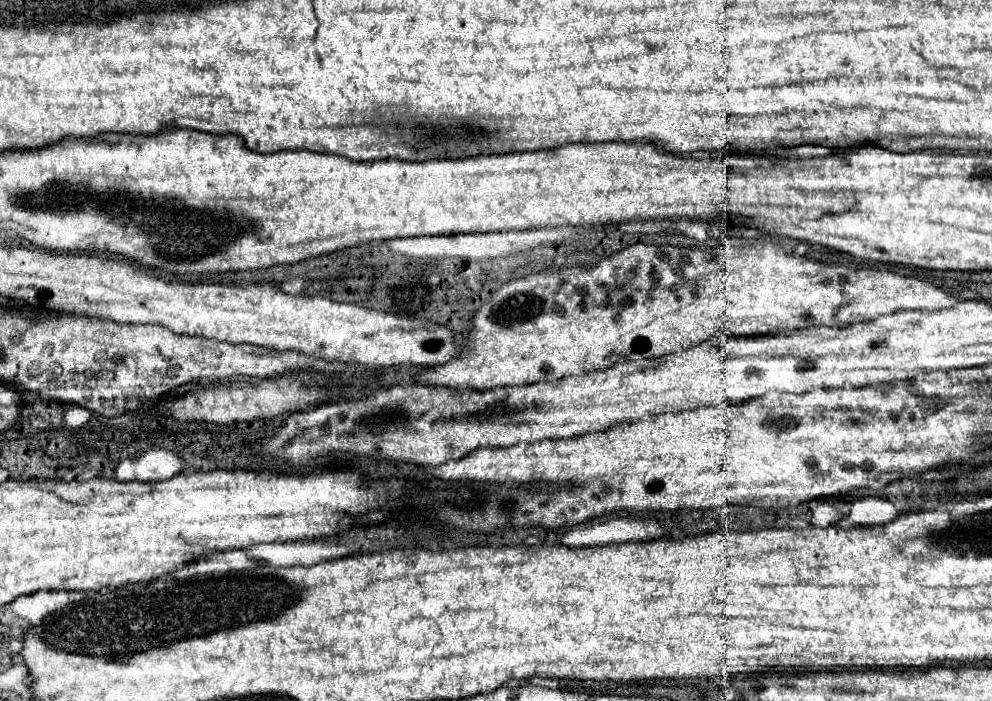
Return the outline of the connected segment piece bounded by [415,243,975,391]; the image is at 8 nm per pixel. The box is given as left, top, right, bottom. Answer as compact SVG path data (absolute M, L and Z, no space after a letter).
M631 245L609 259L601 261L599 265L593 267L569 267L561 271L545 269L543 273L531 273L527 277L511 279L499 287L499 291L493 295L493 299L485 301L473 315L471 325L465 333L459 333L455 337L457 343L457 355L449 359L443 365L435 367L425 367L421 373L415 375L417 385L437 385L437 387L449 387L455 391L485 391L485 389L495 389L495 387L505 387L505 385L527 385L527 383L537 383L537 381L553 381L555 377L567 377L573 373L587 373L589 369L607 369L613 365L613 361L629 361L629 359L649 359L649 357L661 357L665 353L673 353L677 349L695 345L697 341L705 341L709 333L729 333L729 335L753 335L753 333L769 333L769 331L781 331L781 329L805 329L811 325L829 325L829 327L841 327L841 325L851 325L851 323L861 323L869 321L879 315L889 315L899 309L941 309L941 307L953 307L959 301L973 299L973 291L963 291L961 295L949 295L935 287L929 281L913 279L913 277L903 277L897 273L887 273L887 271L873 271L873 269L849 269L845 265L833 265L833 263L817 263L804 256L783 253L783 249L775 247L753 247L747 251L737 251L733 247L713 247L713 249L681 249L681 247L671 247L671 245Z

